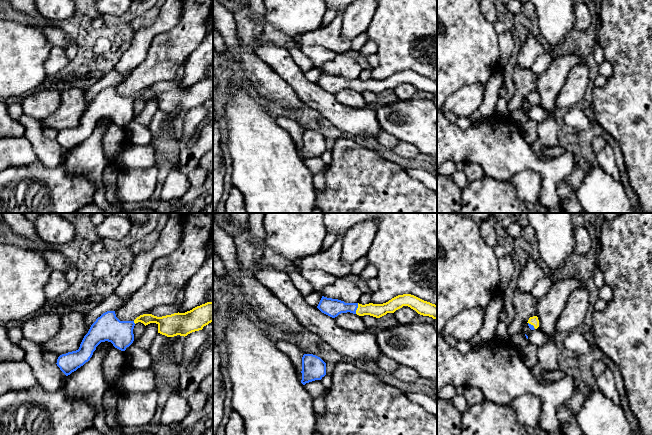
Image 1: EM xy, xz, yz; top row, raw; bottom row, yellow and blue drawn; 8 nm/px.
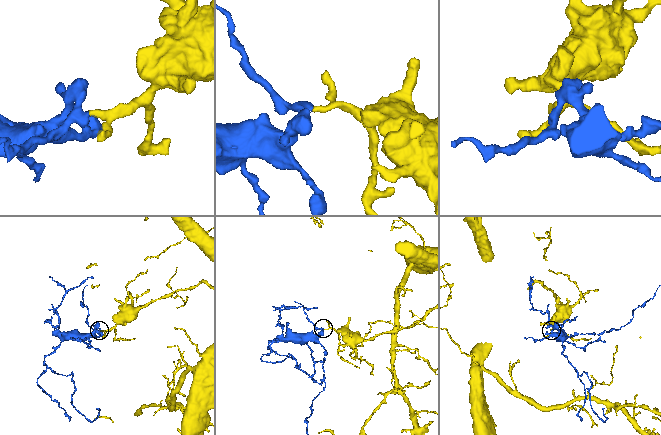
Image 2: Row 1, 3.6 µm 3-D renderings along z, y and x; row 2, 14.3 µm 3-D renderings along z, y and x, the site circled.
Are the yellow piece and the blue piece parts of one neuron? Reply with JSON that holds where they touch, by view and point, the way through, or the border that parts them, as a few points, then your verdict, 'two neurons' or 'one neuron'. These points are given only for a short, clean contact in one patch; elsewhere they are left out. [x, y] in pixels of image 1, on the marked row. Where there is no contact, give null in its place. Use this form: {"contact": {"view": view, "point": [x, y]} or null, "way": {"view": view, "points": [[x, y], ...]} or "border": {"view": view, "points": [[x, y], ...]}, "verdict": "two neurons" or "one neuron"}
{"contact": {"view": "xz", "point": [357, 308]}, "way": {"view": "xz", "points": [[376, 310], [357, 308], [332, 307]]}, "verdict": "one neuron"}

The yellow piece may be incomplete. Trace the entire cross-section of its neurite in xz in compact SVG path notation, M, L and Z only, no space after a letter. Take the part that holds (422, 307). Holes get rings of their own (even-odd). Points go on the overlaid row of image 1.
M411 294L398 295L383 304L359 304L345 303L338 299L322 296L317 308L324 314L335 318L341 313L353 313L359 316L370 315L380 318L387 313L394 313L396 310L408 306L418 314L437 319L437 305L424 301Z

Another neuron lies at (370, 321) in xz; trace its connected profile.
M364 315L362 316L362 319L368 328L375 327L381 324L378 318L370 315Z

